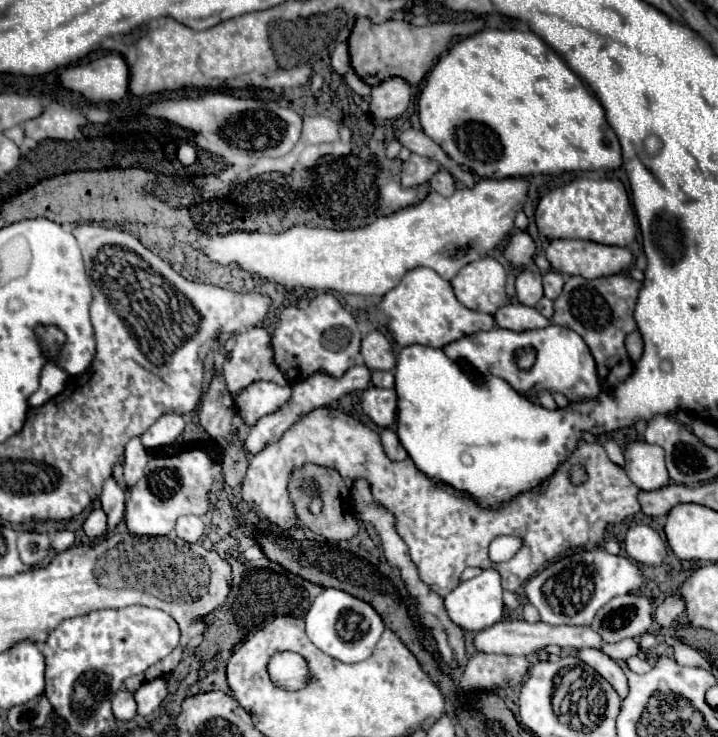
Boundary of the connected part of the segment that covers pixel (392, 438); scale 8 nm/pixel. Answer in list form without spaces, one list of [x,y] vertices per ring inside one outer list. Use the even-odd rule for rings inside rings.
[[[385,429],[381,433],[381,441],[383,441],[383,447],[385,447],[385,453],[389,455],[389,459],[395,459],[395,461],[401,461],[407,457],[407,451],[403,449],[397,433],[393,429]]]

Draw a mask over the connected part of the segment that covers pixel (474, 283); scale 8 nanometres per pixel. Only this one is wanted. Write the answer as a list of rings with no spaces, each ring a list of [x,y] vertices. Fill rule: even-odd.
[[[485,257],[461,269],[453,279],[455,297],[471,311],[495,313],[501,305],[507,305],[505,293],[507,271],[493,257]]]

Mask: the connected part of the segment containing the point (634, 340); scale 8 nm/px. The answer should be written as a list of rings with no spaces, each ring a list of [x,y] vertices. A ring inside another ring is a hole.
[[[633,331],[633,333],[627,335],[627,339],[625,339],[625,349],[627,349],[629,359],[631,359],[633,363],[637,363],[639,357],[641,357],[641,351],[643,351],[643,341],[641,341],[639,331]]]

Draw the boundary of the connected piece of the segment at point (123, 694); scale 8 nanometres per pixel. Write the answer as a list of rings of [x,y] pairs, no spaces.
[[[119,691],[119,693],[113,697],[113,715],[115,715],[119,721],[133,719],[133,717],[135,717],[135,709],[137,709],[135,697],[133,697],[129,691]]]

